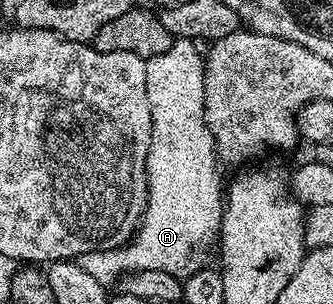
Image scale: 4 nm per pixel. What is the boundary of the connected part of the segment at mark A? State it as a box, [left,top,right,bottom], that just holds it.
[75,39,224,285]

